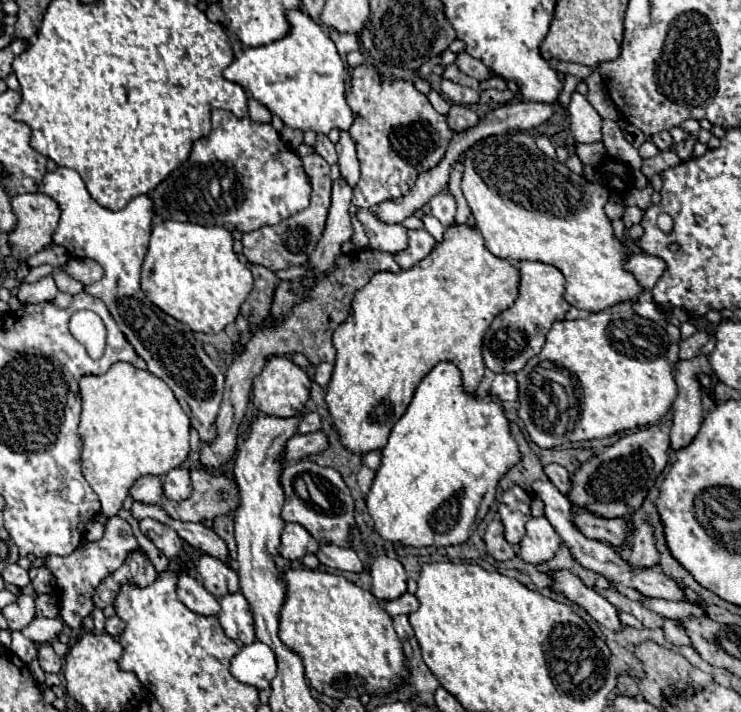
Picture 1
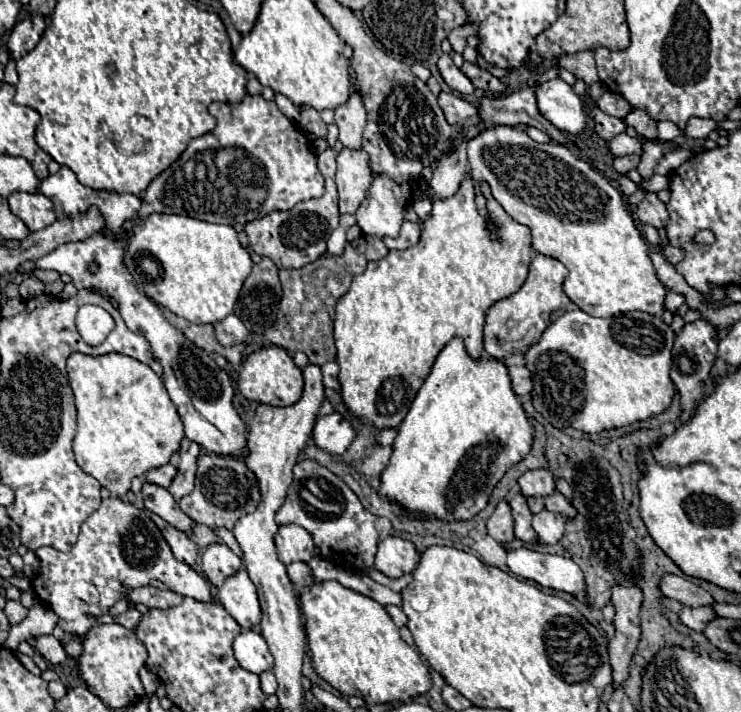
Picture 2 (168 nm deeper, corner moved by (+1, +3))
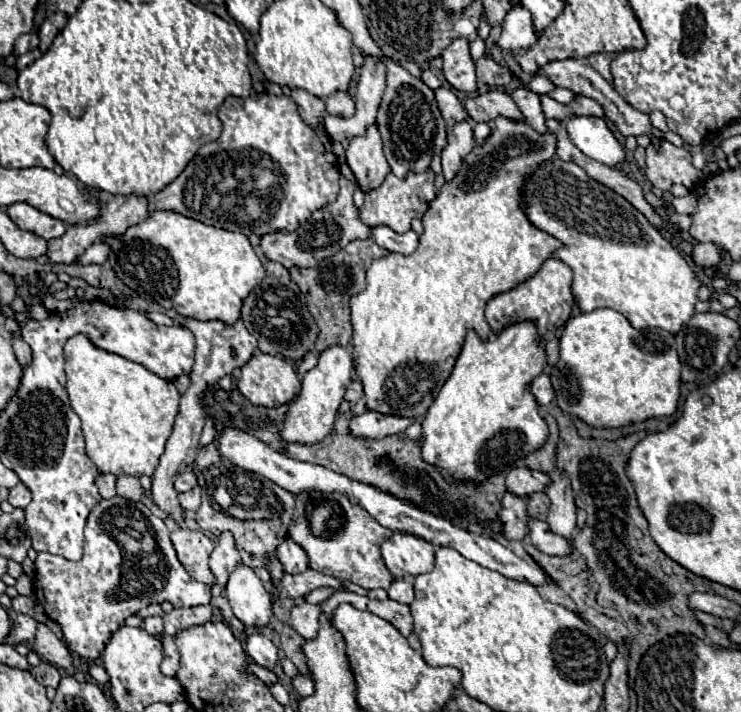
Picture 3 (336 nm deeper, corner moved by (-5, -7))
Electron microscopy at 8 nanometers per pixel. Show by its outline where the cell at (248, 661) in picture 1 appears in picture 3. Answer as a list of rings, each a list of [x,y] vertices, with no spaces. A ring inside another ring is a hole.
[[[258,632],[250,634],[250,638],[246,640],[246,654],[258,666],[264,666],[268,670],[272,670],[278,662],[278,648],[272,644],[272,640],[268,640],[266,636],[262,636]]]

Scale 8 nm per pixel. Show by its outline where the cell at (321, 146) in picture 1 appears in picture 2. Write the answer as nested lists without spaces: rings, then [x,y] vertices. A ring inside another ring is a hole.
[[[300,106],[300,128],[306,134],[314,134],[318,138],[326,136],[326,124],[322,122],[318,110],[312,110],[312,106]]]

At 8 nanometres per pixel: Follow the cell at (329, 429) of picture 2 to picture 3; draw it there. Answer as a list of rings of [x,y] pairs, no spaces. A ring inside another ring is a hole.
[[[366,410],[360,416],[354,416],[350,420],[350,434],[356,438],[368,438],[368,440],[382,440],[390,434],[404,432],[414,420],[402,420],[400,416],[382,416],[380,412]]]

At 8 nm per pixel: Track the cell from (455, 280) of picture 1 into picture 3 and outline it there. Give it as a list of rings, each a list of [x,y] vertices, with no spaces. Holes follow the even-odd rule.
[[[494,120],[494,130],[486,144],[474,146],[470,156],[462,162],[458,176],[450,184],[444,184],[442,192],[430,202],[422,218],[424,234],[420,236],[416,252],[410,256],[390,252],[372,262],[366,272],[366,288],[350,300],[354,328],[352,360],[364,386],[368,410],[420,422],[448,380],[466,332],[472,328],[482,340],[488,340],[492,334],[484,318],[486,304],[496,294],[508,292],[532,278],[562,246],[550,234],[534,228],[520,208],[522,180],[534,172],[540,162],[552,158],[554,152],[554,134],[546,132],[538,136],[524,120]]]

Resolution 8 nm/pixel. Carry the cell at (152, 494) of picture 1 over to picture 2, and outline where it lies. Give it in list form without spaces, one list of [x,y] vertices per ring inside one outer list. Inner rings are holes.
[[[164,464],[164,466],[156,468],[156,470],[150,470],[150,472],[146,474],[146,480],[152,482],[152,484],[158,484],[158,486],[162,486],[162,488],[168,488],[174,476],[176,476],[176,466]]]

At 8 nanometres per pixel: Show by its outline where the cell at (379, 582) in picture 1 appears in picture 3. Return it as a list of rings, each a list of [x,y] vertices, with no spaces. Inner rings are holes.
[[[392,534],[382,544],[382,558],[394,578],[414,578],[434,568],[434,546],[408,534]]]

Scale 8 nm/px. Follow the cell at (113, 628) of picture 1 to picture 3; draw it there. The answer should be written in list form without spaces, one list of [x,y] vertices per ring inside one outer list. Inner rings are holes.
[[[144,618],[142,628],[144,628],[148,634],[152,634],[152,636],[158,638],[158,636],[162,634],[162,618]]]

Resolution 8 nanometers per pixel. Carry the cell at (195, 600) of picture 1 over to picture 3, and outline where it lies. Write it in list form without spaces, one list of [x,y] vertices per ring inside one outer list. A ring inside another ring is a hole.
[[[114,496],[110,500],[102,500],[88,516],[86,522],[86,544],[84,556],[78,562],[70,562],[62,556],[40,552],[36,558],[36,598],[42,602],[46,616],[62,626],[64,640],[68,648],[82,658],[100,658],[102,648],[110,634],[114,634],[128,616],[136,614],[146,604],[160,604],[164,600],[172,602],[172,606],[198,606],[210,604],[210,586],[194,580],[184,566],[180,564],[176,550],[170,542],[170,532],[166,524],[156,518],[142,502],[130,502],[122,496]]]

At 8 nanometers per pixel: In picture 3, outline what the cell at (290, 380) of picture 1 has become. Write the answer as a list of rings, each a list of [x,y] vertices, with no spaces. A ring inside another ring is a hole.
[[[258,352],[242,366],[238,390],[254,406],[276,408],[300,394],[300,380],[288,360]]]

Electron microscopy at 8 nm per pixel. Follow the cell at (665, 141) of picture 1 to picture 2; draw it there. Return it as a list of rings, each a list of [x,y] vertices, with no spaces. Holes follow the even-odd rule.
[[[632,110],[630,114],[626,114],[624,122],[632,126],[638,134],[646,138],[656,138],[656,122],[644,110]]]

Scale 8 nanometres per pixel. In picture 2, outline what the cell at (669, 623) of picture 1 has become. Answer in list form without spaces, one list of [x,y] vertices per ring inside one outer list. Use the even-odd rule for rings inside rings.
[[[684,606],[682,612],[680,612],[680,620],[692,628],[692,630],[698,630],[702,632],[706,628],[708,622],[712,622],[716,616],[716,612],[710,608],[710,606],[704,606],[704,608],[690,608],[690,606]]]

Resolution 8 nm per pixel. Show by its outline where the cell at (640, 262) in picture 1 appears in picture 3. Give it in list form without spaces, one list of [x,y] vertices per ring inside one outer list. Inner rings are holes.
[[[696,244],[690,258],[696,268],[710,268],[720,262],[720,254],[714,248],[714,244]]]

